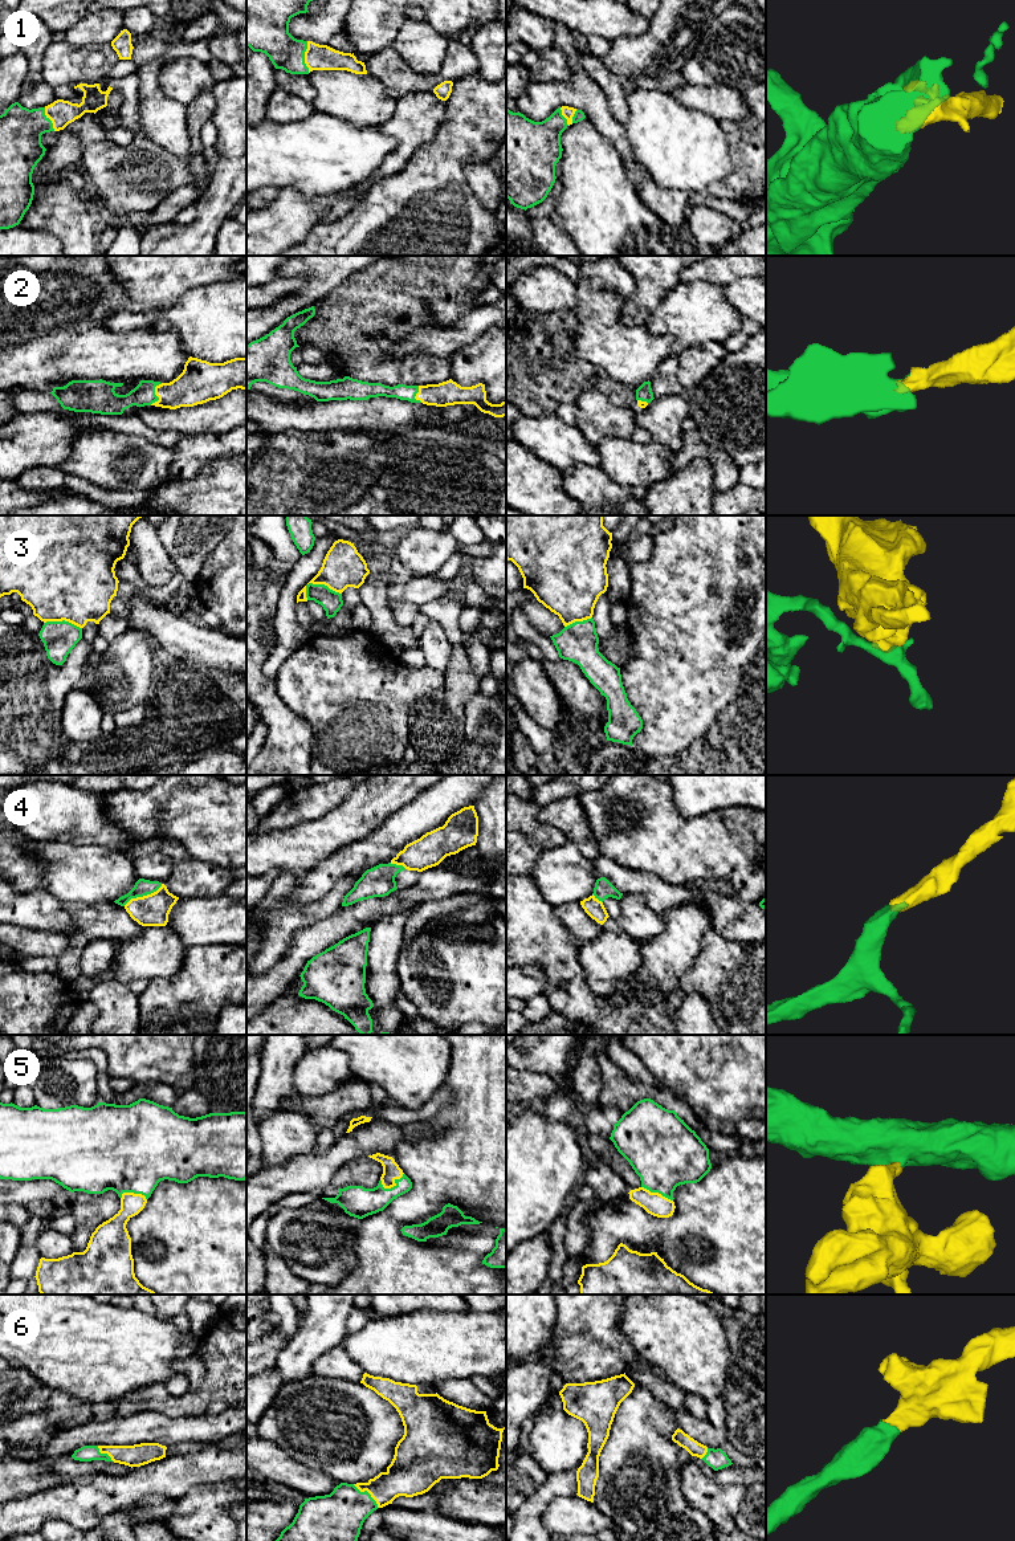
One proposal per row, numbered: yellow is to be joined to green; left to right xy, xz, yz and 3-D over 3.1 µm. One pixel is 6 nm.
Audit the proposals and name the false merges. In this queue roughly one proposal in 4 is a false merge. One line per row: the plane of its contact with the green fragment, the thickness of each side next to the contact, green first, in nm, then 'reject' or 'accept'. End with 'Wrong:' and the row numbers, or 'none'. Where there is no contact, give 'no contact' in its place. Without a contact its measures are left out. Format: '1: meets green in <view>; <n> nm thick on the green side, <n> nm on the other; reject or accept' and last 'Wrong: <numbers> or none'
1: meets green in xz; 240 nm thick on the green side, 160 nm on the other; accept
2: meets green in xy; 140 nm thick on the green side, 220 nm on the other; accept
3: meets green in xz; 130 nm thick on the green side, 240 nm on the other; reject
4: meets green in xy; 100 nm thick on the green side, 190 nm on the other; accept
5: meets green in xz; 190 nm thick on the green side, 110 nm on the other; accept
6: meets green in xz; 300 nm thick on the green side, 240 nm on the other; accept
Wrong: 3

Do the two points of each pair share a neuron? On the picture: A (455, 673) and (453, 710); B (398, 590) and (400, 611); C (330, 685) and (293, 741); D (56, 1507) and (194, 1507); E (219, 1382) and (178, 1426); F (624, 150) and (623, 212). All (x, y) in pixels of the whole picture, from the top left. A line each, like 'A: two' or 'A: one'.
A: one
B: two
C: two
D: two
E: two
F: two

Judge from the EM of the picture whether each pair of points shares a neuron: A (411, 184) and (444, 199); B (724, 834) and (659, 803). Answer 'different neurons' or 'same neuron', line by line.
A: same neuron
B: same neuron

